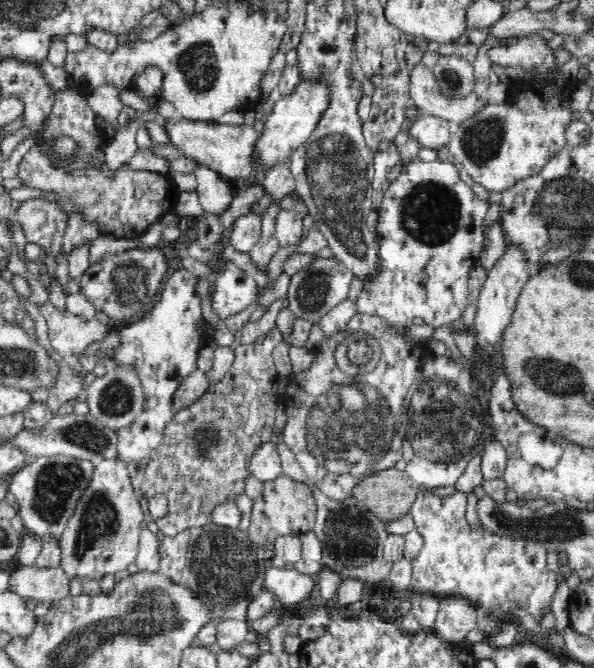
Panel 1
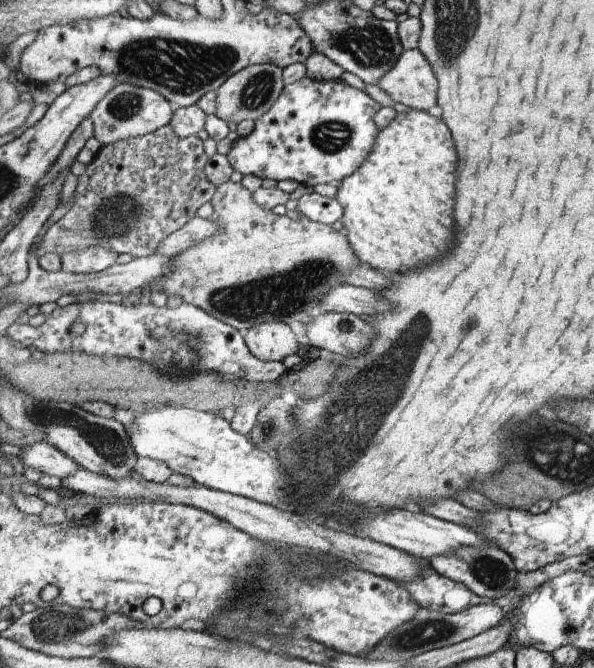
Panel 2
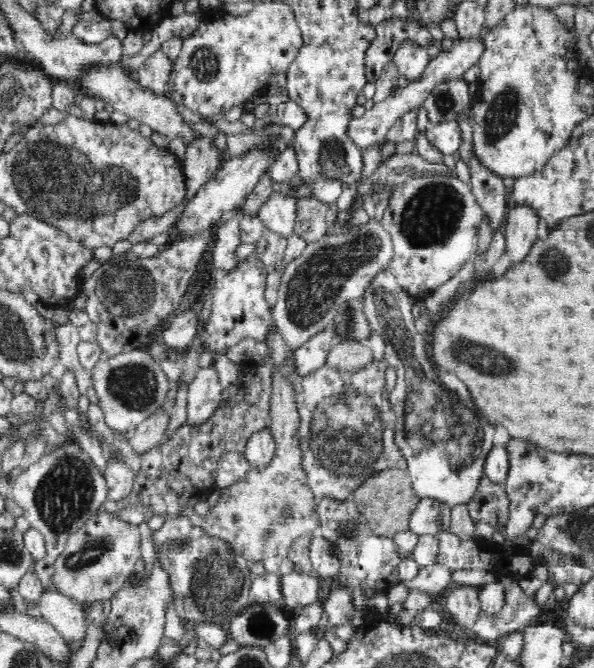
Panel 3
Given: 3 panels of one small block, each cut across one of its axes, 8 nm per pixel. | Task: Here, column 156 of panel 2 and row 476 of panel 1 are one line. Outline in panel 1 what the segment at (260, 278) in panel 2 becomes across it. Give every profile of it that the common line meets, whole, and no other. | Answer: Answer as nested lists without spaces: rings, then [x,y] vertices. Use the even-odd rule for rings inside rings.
[[[283,474],[274,481],[264,483],[263,486],[262,497],[253,501],[247,532],[256,548],[263,550],[266,546],[271,546],[278,536],[301,535],[314,531],[317,514],[316,499],[304,482],[298,482]]]

